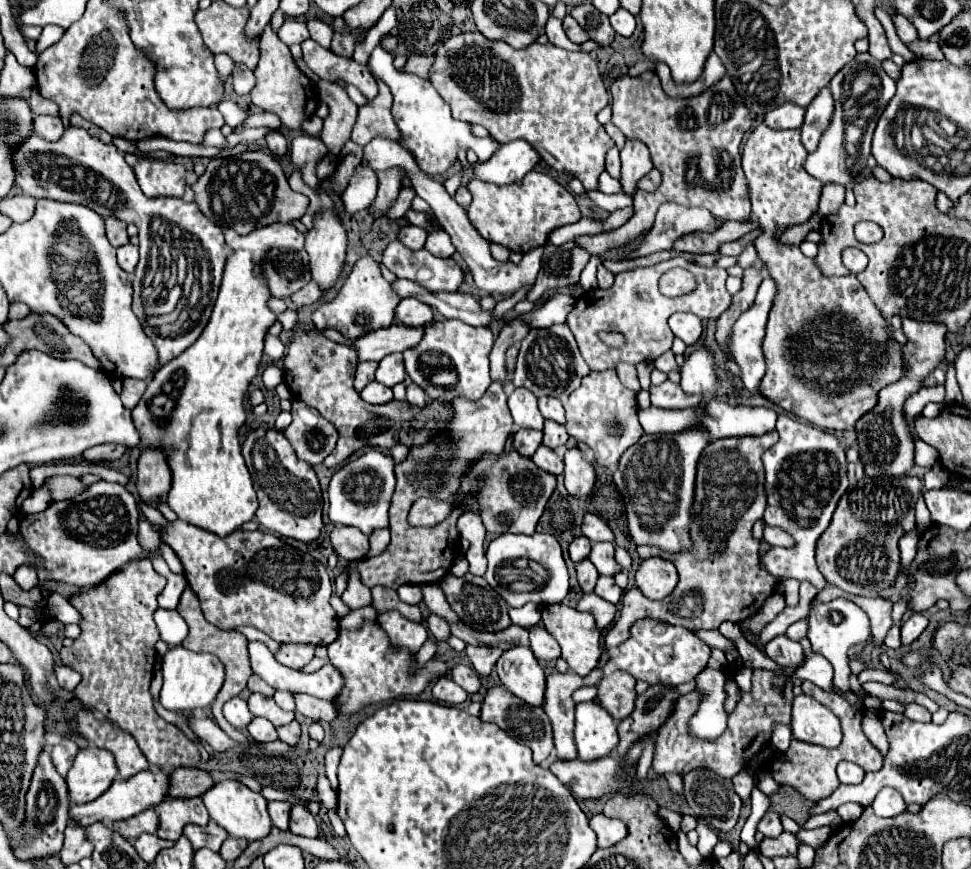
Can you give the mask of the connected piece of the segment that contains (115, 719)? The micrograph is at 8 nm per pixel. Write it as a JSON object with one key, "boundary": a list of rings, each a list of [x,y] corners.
{"boundary":[[[135,559],[107,577],[99,587],[71,597],[73,607],[83,615],[79,623],[81,635],[71,649],[61,649],[59,655],[67,667],[83,677],[75,689],[75,697],[83,705],[89,705],[89,709],[99,711],[121,731],[133,735],[151,767],[175,771],[177,767],[195,767],[201,757],[179,727],[169,725],[155,713],[149,693],[157,655],[155,643],[159,641],[153,613],[157,611],[157,595],[165,585],[167,579],[153,569],[149,559]]]}

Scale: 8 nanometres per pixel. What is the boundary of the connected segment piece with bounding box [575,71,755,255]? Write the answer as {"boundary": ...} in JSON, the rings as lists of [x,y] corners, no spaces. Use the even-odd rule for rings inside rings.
{"boundary":[[[641,73],[637,77],[623,75],[611,85],[613,125],[617,125],[627,139],[639,139],[651,151],[653,167],[663,173],[657,191],[637,191],[633,199],[633,217],[617,229],[583,235],[575,241],[591,255],[601,255],[609,249],[625,245],[627,241],[645,235],[651,229],[657,207],[663,203],[677,203],[685,207],[705,207],[715,217],[725,221],[745,221],[751,215],[747,197],[747,183],[741,171],[739,145],[743,135],[753,125],[755,115],[743,105],[735,93],[731,79],[725,75],[715,87],[703,91],[693,99],[671,99],[663,93],[657,73]]]}

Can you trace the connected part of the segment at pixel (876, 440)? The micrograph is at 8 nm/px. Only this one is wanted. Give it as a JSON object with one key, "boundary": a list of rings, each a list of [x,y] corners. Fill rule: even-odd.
{"boundary":[[[903,319],[903,333],[907,337],[907,343],[903,345],[903,377],[897,383],[885,385],[877,395],[877,405],[855,423],[859,455],[867,477],[879,477],[879,475],[905,477],[915,467],[915,439],[905,419],[903,405],[913,393],[925,387],[923,385],[925,377],[937,367],[941,367],[945,361],[947,329],[943,325]]]}

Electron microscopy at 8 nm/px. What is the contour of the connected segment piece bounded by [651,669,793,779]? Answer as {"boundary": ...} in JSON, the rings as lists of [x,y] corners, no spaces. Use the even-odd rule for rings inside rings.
{"boundary":[[[785,669],[785,677],[777,677],[773,671],[753,671],[753,691],[743,693],[735,711],[729,715],[729,725],[727,731],[715,739],[715,741],[699,741],[687,735],[685,729],[685,717],[691,715],[697,709],[699,695],[689,693],[679,697],[679,705],[671,719],[665,721],[663,729],[657,733],[659,737],[655,739],[655,755],[653,755],[653,771],[657,775],[667,775],[667,773],[677,773],[685,775],[687,771],[695,769],[709,769],[715,771],[717,775],[723,775],[723,779],[731,779],[737,775],[741,769],[745,769],[745,761],[751,759],[759,749],[771,739],[771,729],[775,723],[785,723],[789,725],[791,721],[791,703],[787,703],[781,695],[781,691],[775,691],[771,683],[785,683],[785,679],[793,673],[793,669]]]}

